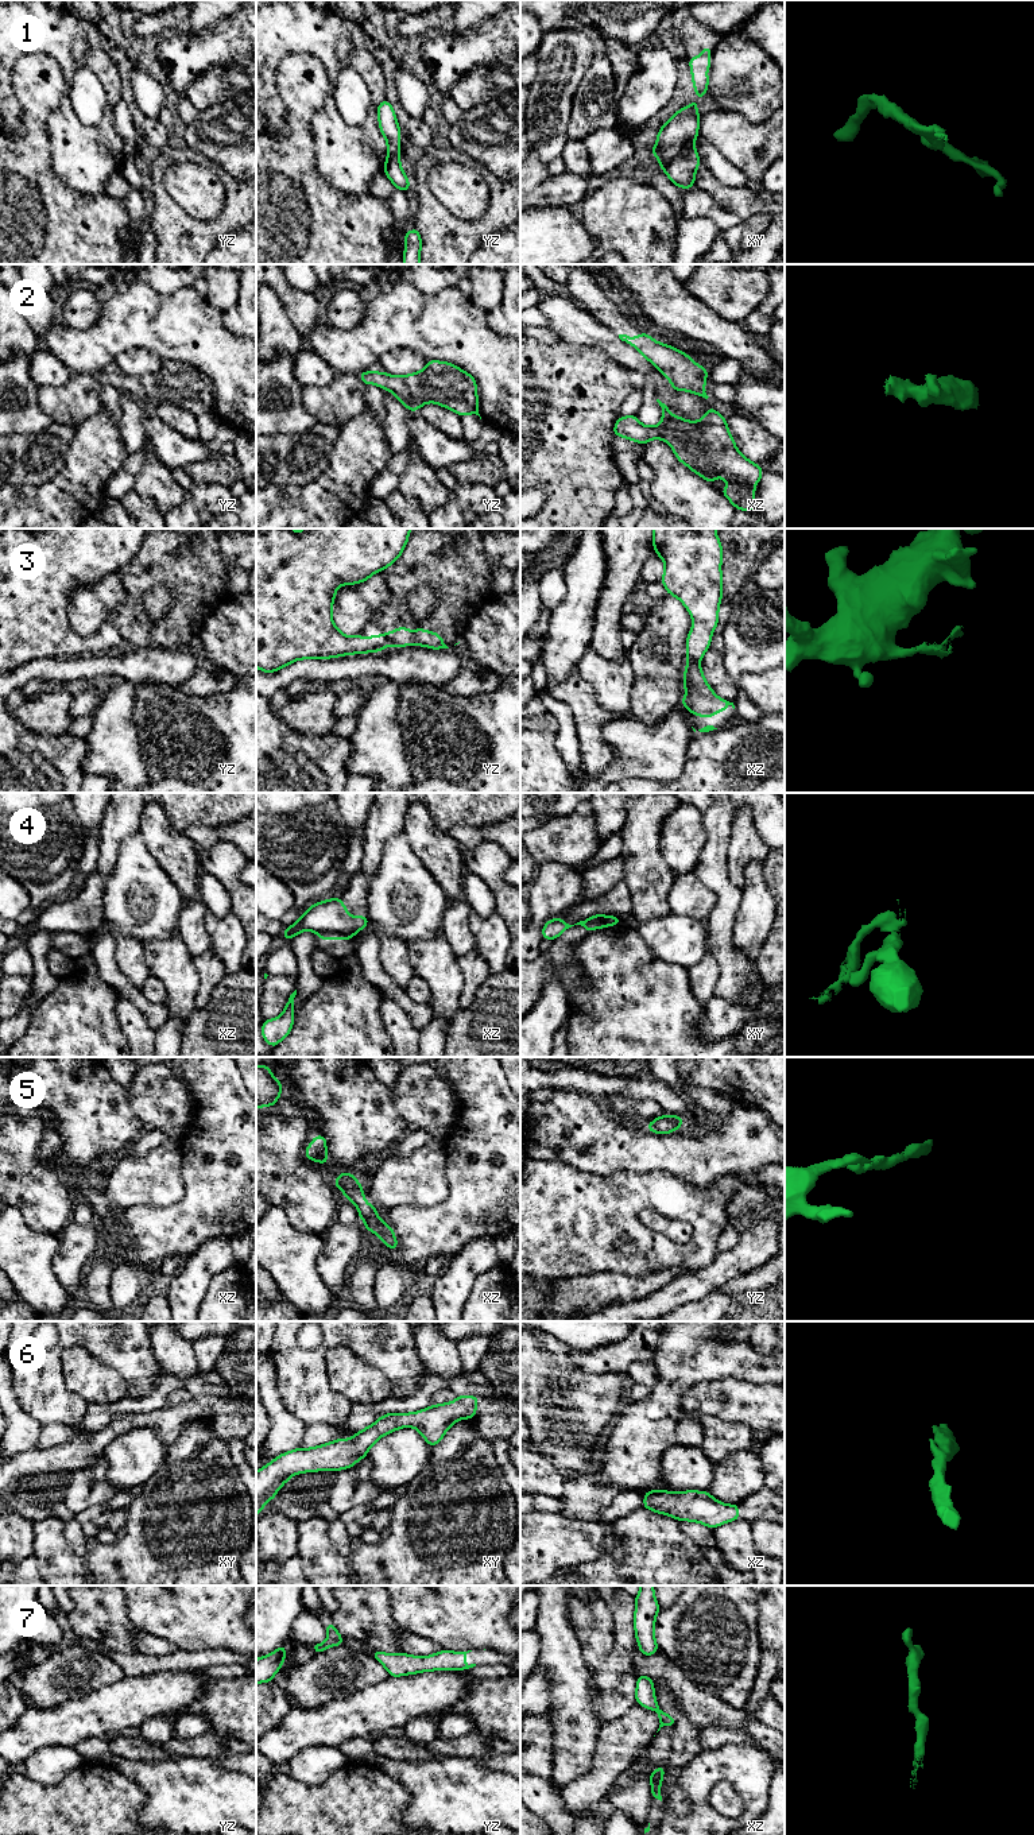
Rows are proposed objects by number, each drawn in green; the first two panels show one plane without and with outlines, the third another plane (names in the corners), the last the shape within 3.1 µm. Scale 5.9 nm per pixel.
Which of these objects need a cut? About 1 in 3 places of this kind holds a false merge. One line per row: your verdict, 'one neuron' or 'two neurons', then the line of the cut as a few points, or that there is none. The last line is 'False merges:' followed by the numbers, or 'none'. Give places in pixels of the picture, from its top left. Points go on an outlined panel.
1: two neurons | xy (692, 144), (686, 146), (665, 170)
2: one neuron | no cut
3: two neurons | xz (688, 659), (698, 661)
4: two neurons | xz (318, 932), (341, 932), (352, 937)
5: one neuron | no cut
6: one neuron | no cut
7: one neuron | no cut
False merges: 1, 3, 4

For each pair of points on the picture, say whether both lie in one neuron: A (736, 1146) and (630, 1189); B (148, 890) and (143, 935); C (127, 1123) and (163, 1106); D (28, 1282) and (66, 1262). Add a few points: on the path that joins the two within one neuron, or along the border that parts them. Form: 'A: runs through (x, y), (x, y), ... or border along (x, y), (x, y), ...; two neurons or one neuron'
A: border along (638, 1173), (670, 1172), (698, 1188); two neurons
B: runs through (143, 901), (143, 924); one neuron
C: border along (126, 1088), (128, 1107), (147, 1126); two neurons
D: border along (58, 1239), (53, 1270), (69, 1297); two neurons

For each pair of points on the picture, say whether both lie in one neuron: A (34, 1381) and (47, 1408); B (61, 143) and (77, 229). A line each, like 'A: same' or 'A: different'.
A: same
B: different

